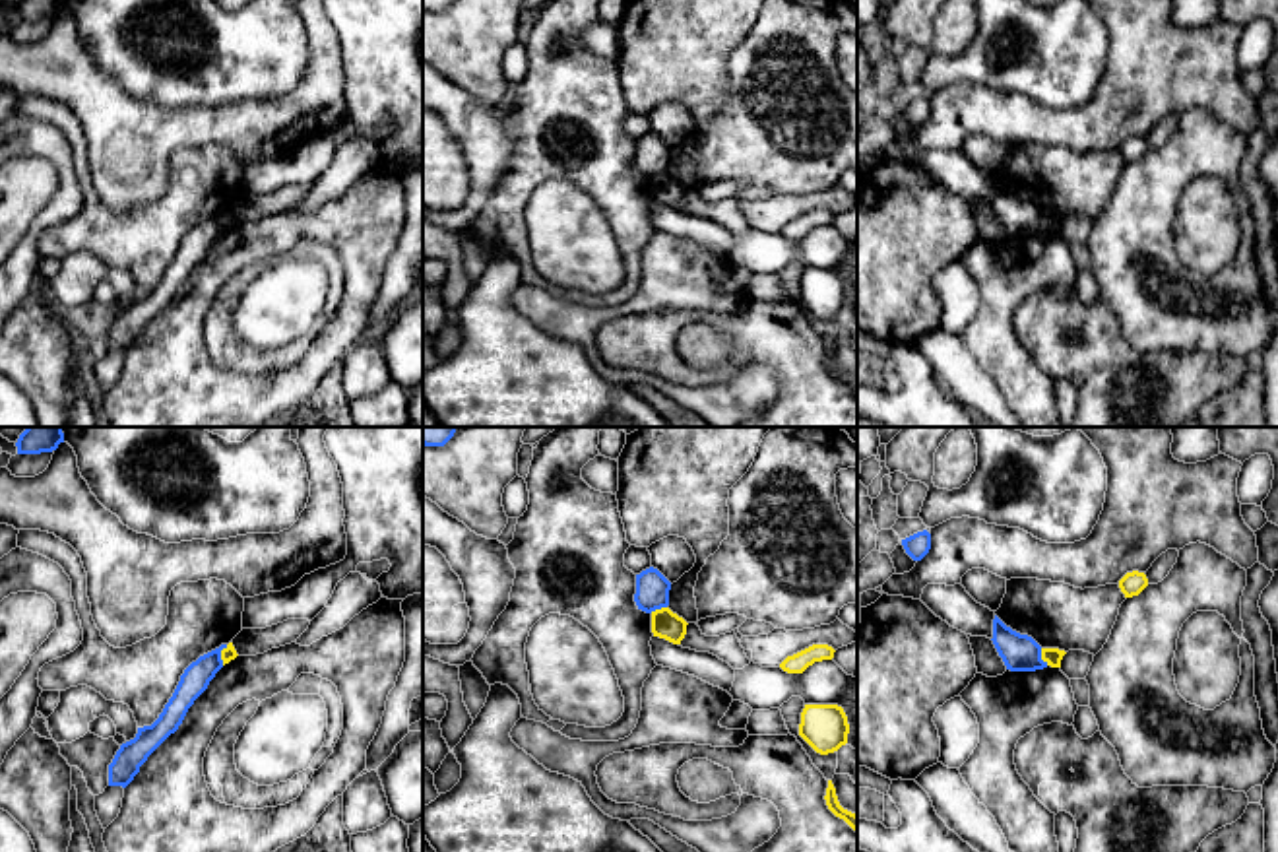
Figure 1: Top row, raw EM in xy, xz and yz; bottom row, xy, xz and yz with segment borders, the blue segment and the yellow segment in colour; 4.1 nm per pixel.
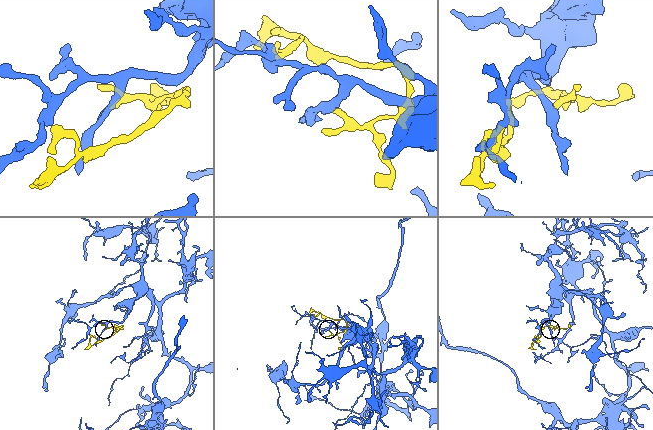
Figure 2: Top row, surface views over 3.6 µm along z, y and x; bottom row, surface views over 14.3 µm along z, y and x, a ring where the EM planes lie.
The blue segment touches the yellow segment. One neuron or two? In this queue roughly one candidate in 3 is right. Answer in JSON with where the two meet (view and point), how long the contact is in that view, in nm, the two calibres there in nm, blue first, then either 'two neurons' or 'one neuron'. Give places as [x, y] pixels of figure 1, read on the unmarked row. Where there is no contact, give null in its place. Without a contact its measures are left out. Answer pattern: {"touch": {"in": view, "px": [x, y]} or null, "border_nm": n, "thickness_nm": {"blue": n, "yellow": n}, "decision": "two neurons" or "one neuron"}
{"touch": {"in": "xy", "px": [220, 220]}, "border_nm": 90, "thickness_nm": {"blue": 120, "yellow": 60}, "decision": "two neurons"}

